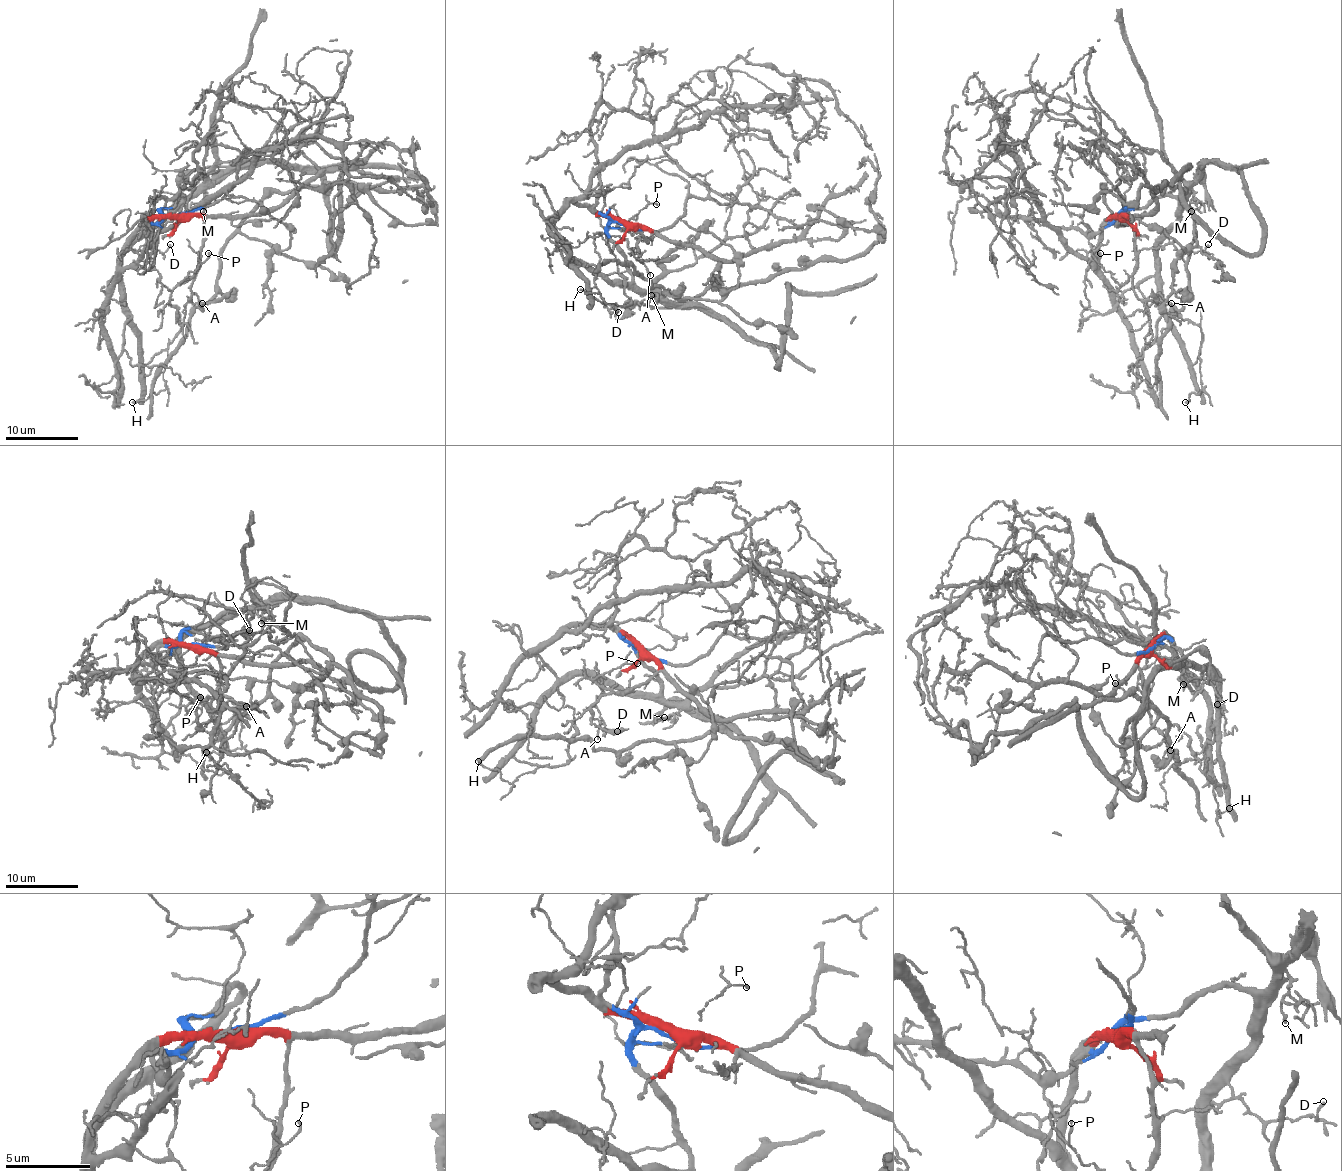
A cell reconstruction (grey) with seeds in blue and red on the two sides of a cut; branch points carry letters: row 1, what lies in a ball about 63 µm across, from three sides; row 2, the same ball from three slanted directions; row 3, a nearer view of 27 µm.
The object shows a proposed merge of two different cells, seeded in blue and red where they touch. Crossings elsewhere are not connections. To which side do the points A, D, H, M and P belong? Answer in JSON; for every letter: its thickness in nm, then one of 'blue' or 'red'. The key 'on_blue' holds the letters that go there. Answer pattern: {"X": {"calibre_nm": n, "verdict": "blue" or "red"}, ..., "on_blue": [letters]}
{"A": {"calibre_nm": 100, "verdict": "red"}, "D": {"calibre_nm": 140, "verdict": "blue"}, "H": {"calibre_nm": 130, "verdict": "blue"}, "M": {"calibre_nm": 140, "verdict": "blue"}, "P": {"calibre_nm": 130, "verdict": "red"}, "on_blue": ["D", "H", "M"]}

